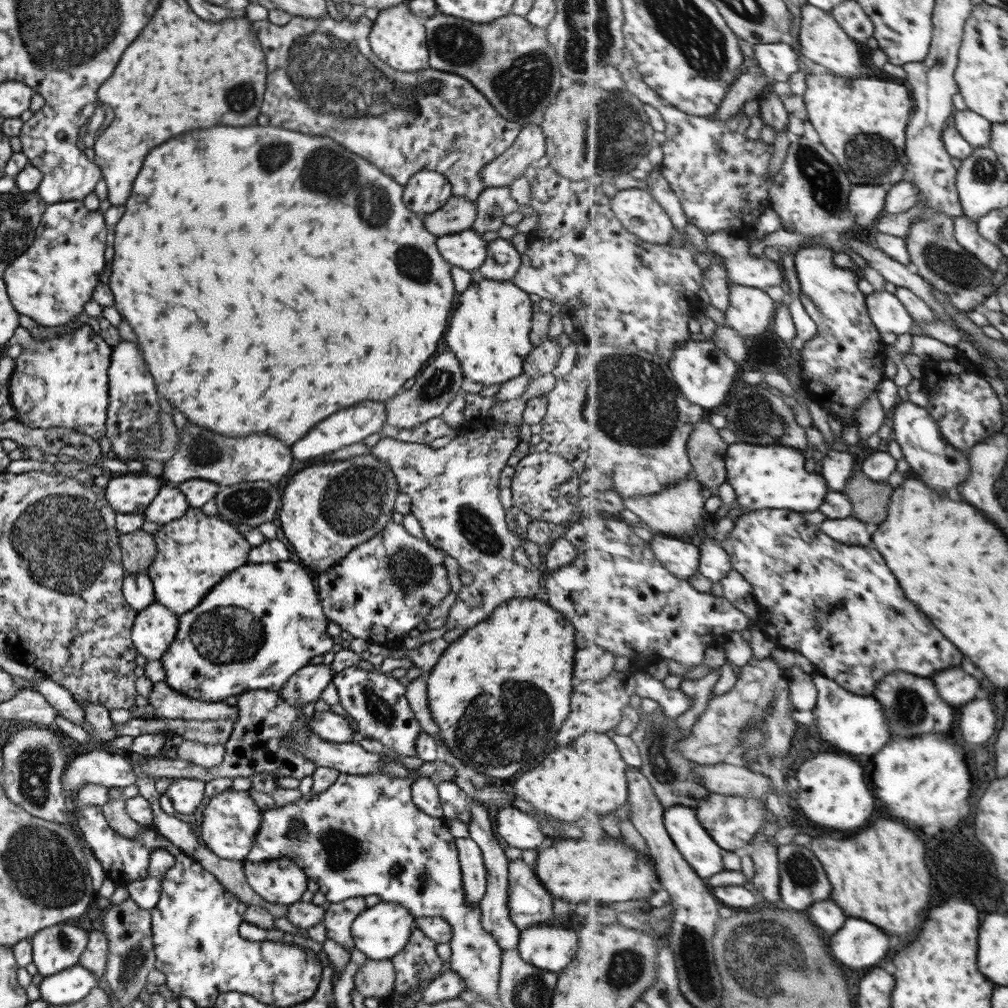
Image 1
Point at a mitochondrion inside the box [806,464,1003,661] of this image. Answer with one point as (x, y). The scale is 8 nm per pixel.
(892, 612)

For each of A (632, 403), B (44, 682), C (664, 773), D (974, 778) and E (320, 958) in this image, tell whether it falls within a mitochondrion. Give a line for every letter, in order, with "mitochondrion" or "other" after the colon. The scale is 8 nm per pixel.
A: mitochondrion
B: other
C: mitochondrion
D: other
E: other

